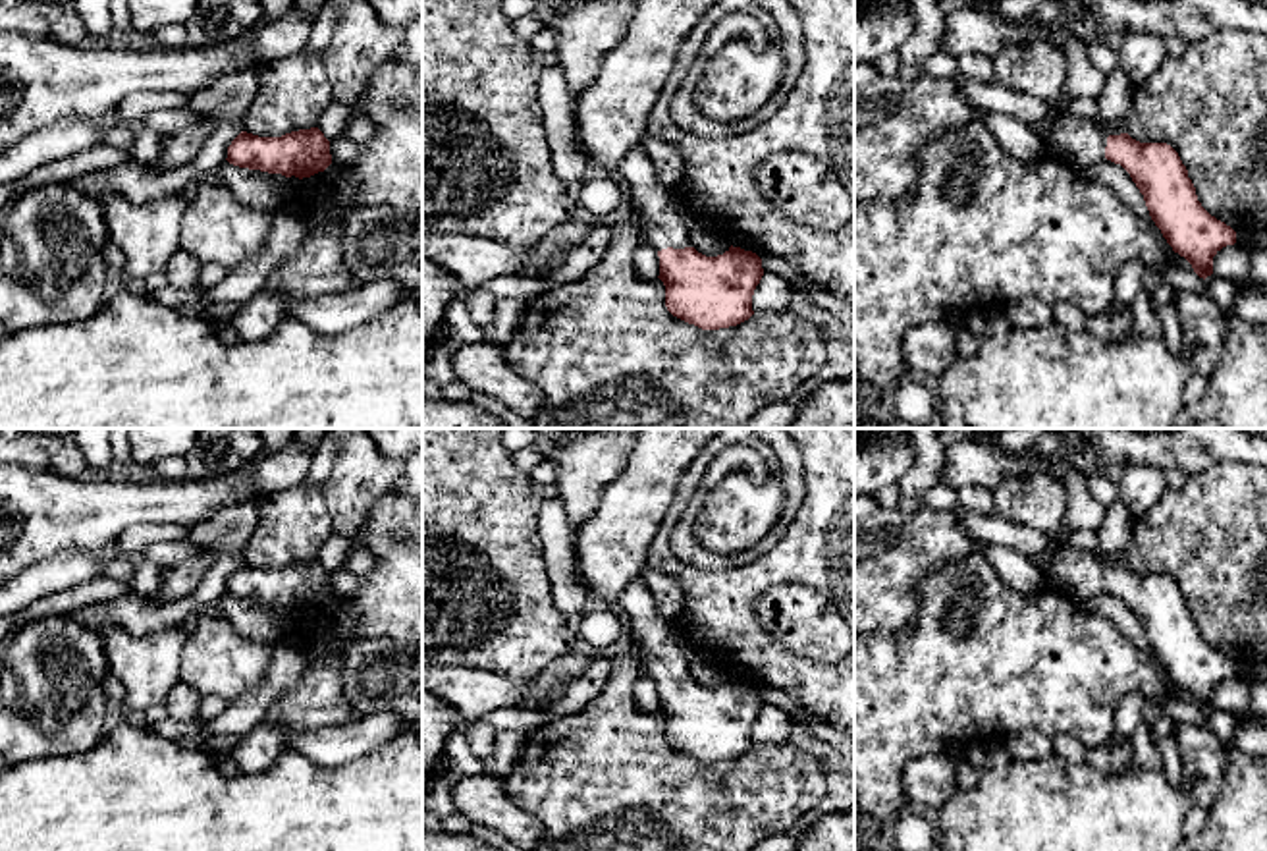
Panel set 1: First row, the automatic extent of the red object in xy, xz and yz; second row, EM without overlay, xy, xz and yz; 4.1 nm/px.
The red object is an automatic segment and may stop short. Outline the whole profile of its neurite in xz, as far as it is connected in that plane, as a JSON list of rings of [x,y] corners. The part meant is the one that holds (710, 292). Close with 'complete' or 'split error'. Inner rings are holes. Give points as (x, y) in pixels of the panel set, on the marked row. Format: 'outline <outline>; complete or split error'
outline [[[642,143],[633,147],[617,164],[617,172],[625,179],[633,210],[642,222],[642,237],[660,257],[660,280],[665,286],[667,311],[702,330],[719,330],[748,320],[752,311],[752,295],[764,276],[762,259],[741,247],[729,247],[723,255],[706,257],[690,245],[692,216],[683,205],[677,189],[663,185]]]; split error

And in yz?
outline [[[953,77],[960,93],[980,108],[1012,116],[1032,129],[1047,125],[1047,152],[1076,170],[1090,170],[1097,160],[1120,164],[1144,195],[1151,220],[1174,253],[1184,257],[1200,278],[1213,274],[1213,257],[1236,243],[1236,232],[1211,216],[1198,201],[1178,152],[1167,143],[1140,143],[1128,133],[1107,135],[1088,120],[1068,112],[1055,114],[1049,102],[1012,93],[995,81]]]; split error

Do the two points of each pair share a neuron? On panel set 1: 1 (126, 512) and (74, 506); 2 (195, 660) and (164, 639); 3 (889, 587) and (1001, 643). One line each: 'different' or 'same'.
1: same
2: different
3: different

